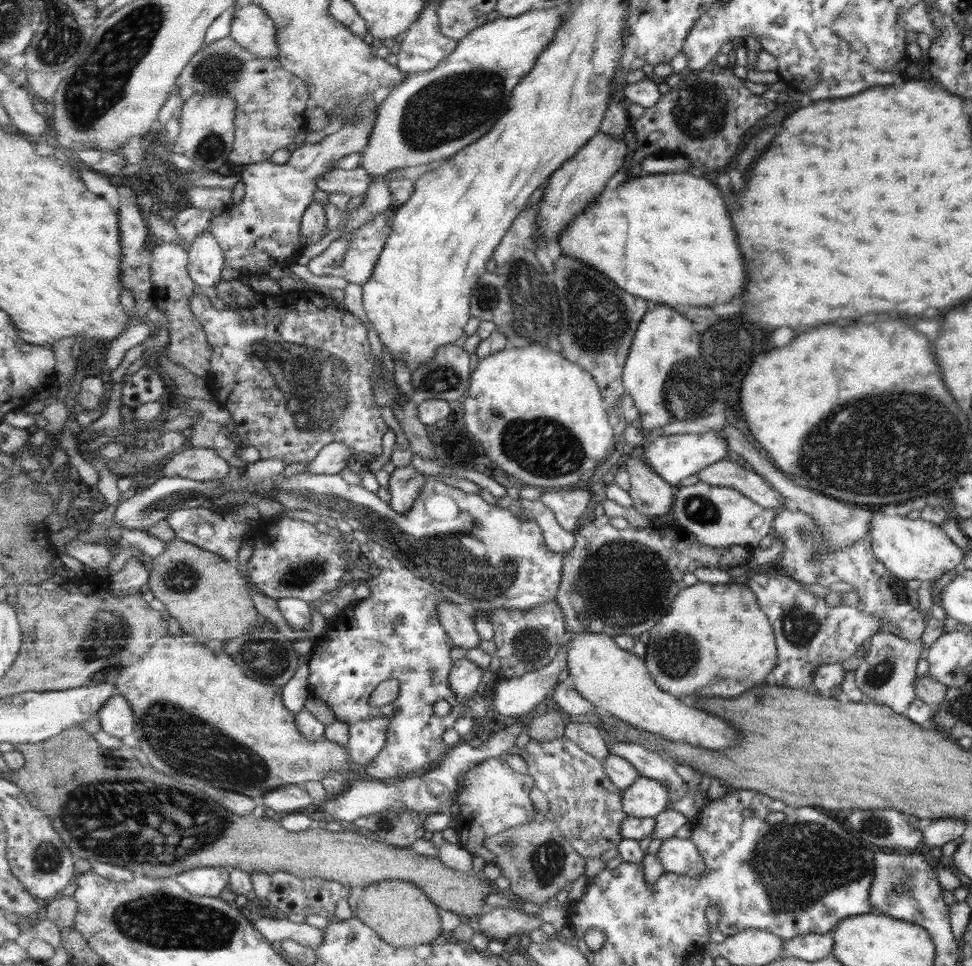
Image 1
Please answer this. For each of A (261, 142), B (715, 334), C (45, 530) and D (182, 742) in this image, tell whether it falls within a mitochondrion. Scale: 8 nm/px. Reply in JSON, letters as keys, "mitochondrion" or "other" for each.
{"A":"other","B":"mitochondrion","C":"other","D":"mitochondrion"}

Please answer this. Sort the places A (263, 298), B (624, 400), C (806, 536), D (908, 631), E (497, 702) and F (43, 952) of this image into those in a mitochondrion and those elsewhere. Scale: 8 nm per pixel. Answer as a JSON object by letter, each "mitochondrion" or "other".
{"A":"other","B":"other","C":"mitochondrion","D":"other","E":"other","F":"other"}

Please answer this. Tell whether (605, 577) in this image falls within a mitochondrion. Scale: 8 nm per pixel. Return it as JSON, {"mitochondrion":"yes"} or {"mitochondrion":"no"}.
{"mitochondrion":"yes"}

